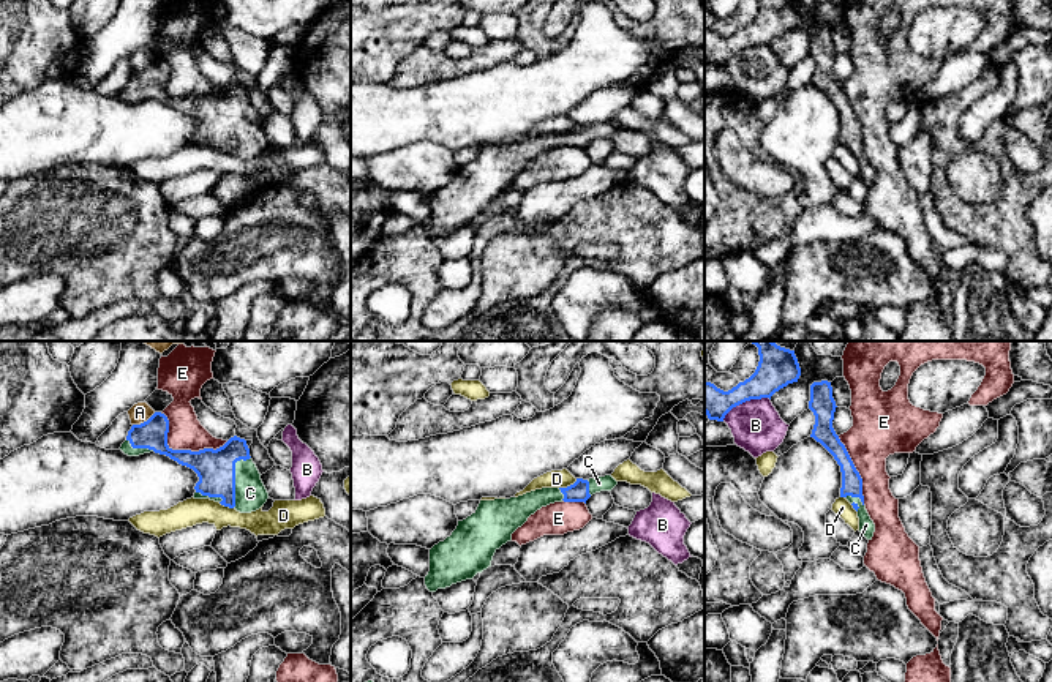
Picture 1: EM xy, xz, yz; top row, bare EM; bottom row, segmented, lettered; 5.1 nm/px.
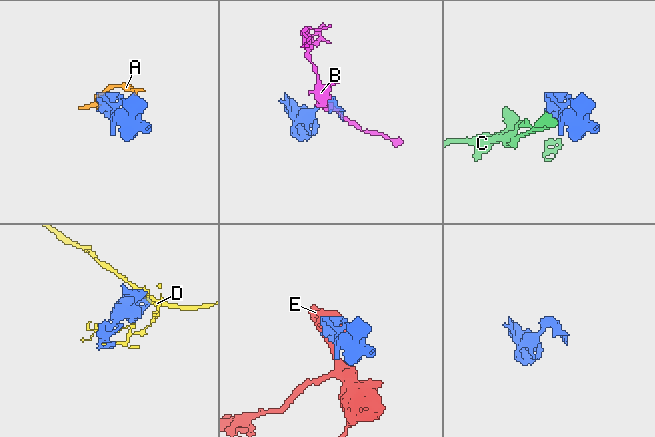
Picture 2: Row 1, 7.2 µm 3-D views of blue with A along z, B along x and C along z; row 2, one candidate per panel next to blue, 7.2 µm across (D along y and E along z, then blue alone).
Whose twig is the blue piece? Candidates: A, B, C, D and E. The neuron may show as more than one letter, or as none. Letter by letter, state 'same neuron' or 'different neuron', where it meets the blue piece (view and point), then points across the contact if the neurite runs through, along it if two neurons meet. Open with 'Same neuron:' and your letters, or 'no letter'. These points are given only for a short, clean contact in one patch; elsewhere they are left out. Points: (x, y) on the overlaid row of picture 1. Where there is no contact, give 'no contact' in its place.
Same neuron: C
A: different neuron | xy (144, 422) | along xy (155, 412), (133, 425)
B: different neuron | yz (744, 401)
C: same neuron | xy (234, 479)
D: different neuron | xz (567, 487)
E: different neuron | xy (182, 450)

